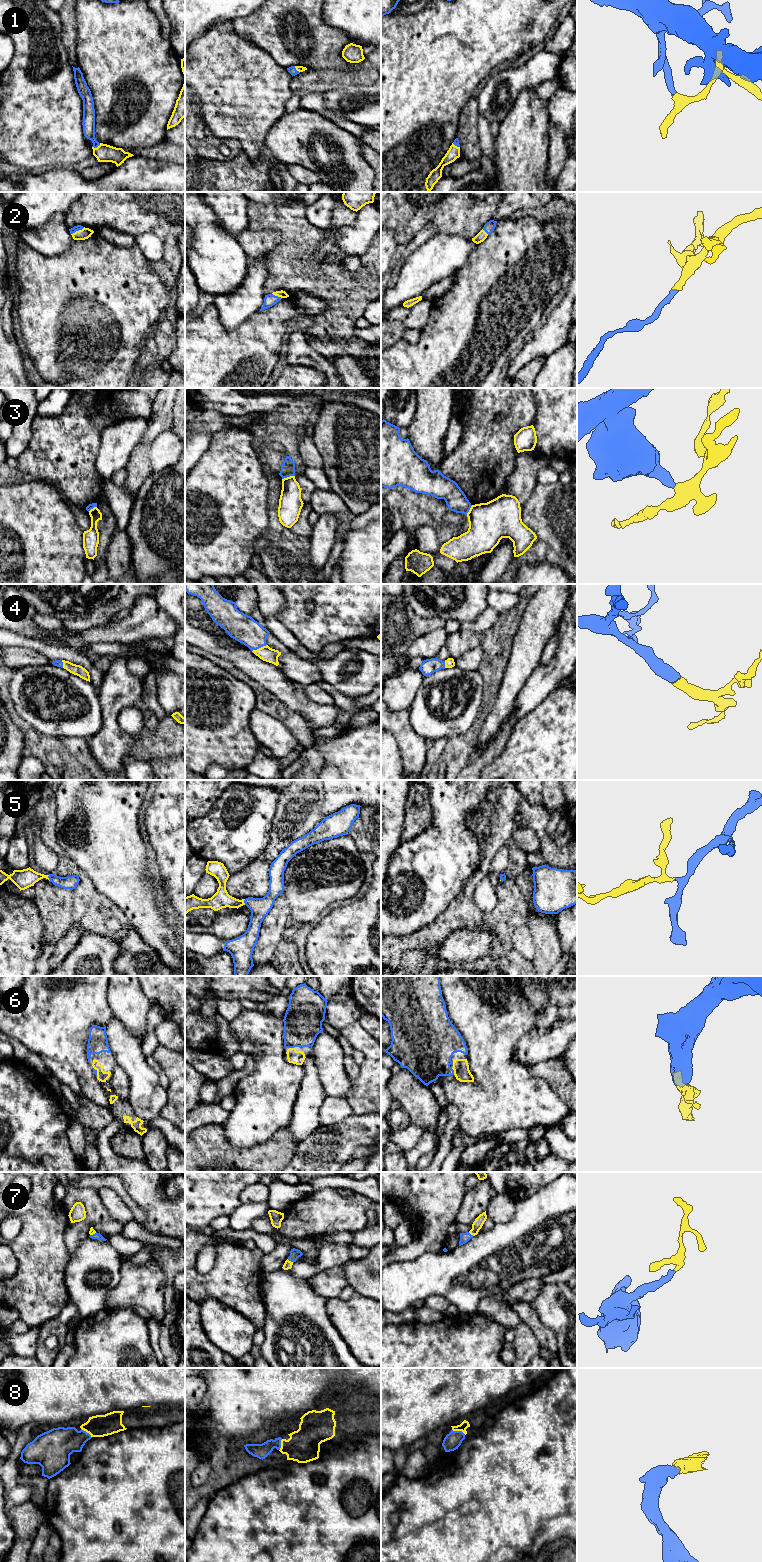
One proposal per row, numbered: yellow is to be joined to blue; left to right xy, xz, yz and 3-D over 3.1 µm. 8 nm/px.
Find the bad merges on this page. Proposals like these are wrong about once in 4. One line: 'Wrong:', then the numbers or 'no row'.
Wrong: 3

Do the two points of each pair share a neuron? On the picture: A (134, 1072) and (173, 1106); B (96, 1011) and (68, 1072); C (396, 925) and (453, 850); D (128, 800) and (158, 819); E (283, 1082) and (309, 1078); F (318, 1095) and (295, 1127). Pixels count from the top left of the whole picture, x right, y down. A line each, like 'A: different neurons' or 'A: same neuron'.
A: different neurons
B: different neurons
C: same neuron
D: different neurons
E: different neurons
F: same neuron

